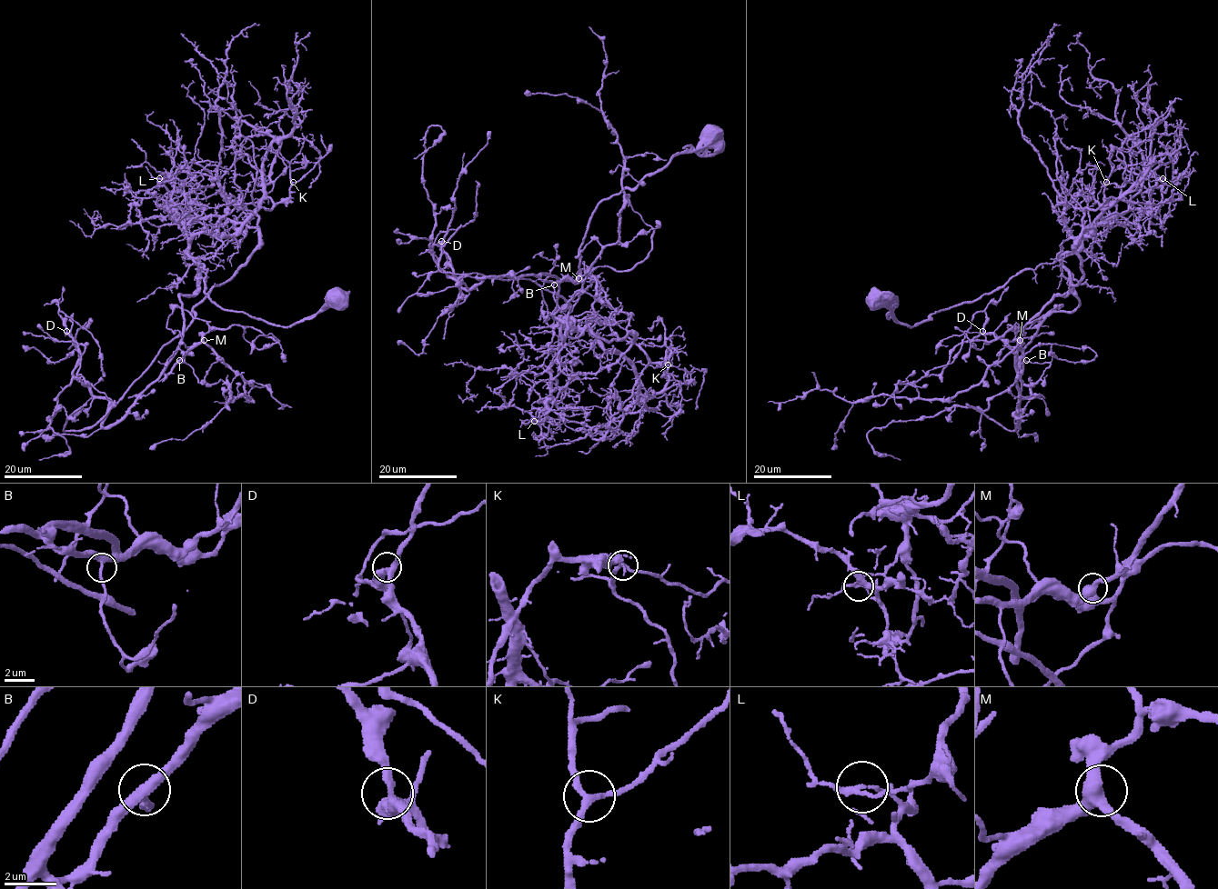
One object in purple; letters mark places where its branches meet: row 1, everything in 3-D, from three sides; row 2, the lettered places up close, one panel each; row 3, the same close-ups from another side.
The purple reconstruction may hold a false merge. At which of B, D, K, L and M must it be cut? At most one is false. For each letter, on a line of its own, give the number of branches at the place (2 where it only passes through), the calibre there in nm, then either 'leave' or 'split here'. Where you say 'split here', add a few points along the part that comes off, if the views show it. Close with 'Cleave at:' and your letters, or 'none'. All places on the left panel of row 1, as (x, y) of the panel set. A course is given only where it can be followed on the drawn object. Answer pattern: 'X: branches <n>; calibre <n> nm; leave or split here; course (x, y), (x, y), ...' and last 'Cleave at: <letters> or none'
B: branches 3; calibre 300 nm; leave
D: branches 3; calibre 320 nm; leave
K: branches 3; calibre 240 nm; leave
L: branches 3; calibre 150 nm; split here; course (159, 178), (171, 177), (198, 217), (254, 226), (258, 246), (94, 425), (64, 431), (86, 404)
M: branches 3; calibre 400 nm; leave
Cleave at: L

